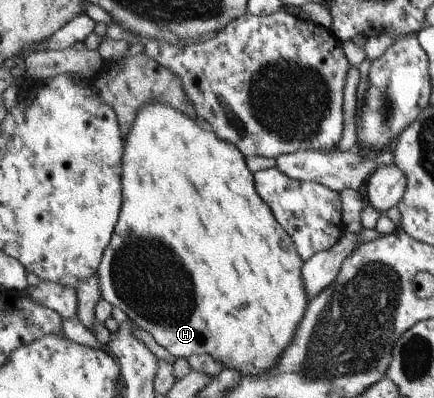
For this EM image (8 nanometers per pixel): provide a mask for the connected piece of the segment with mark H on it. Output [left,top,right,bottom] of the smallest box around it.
[95,104,308,378]

